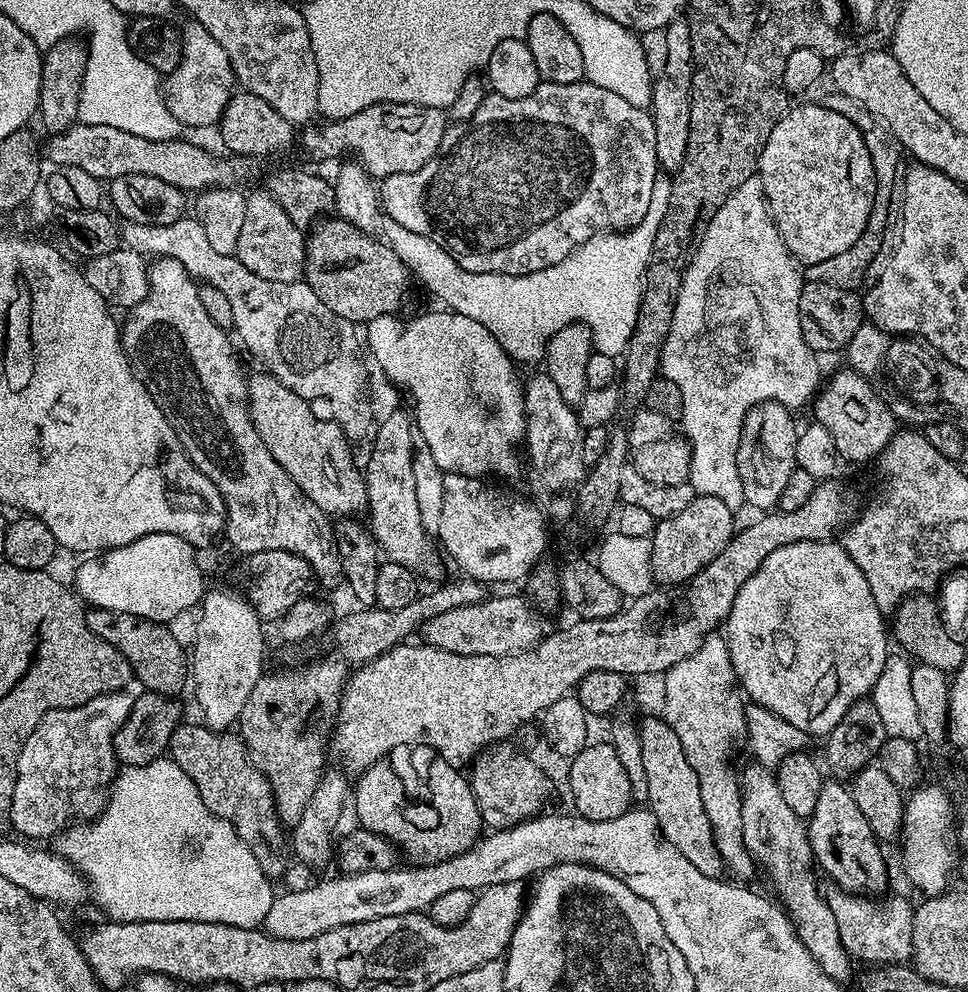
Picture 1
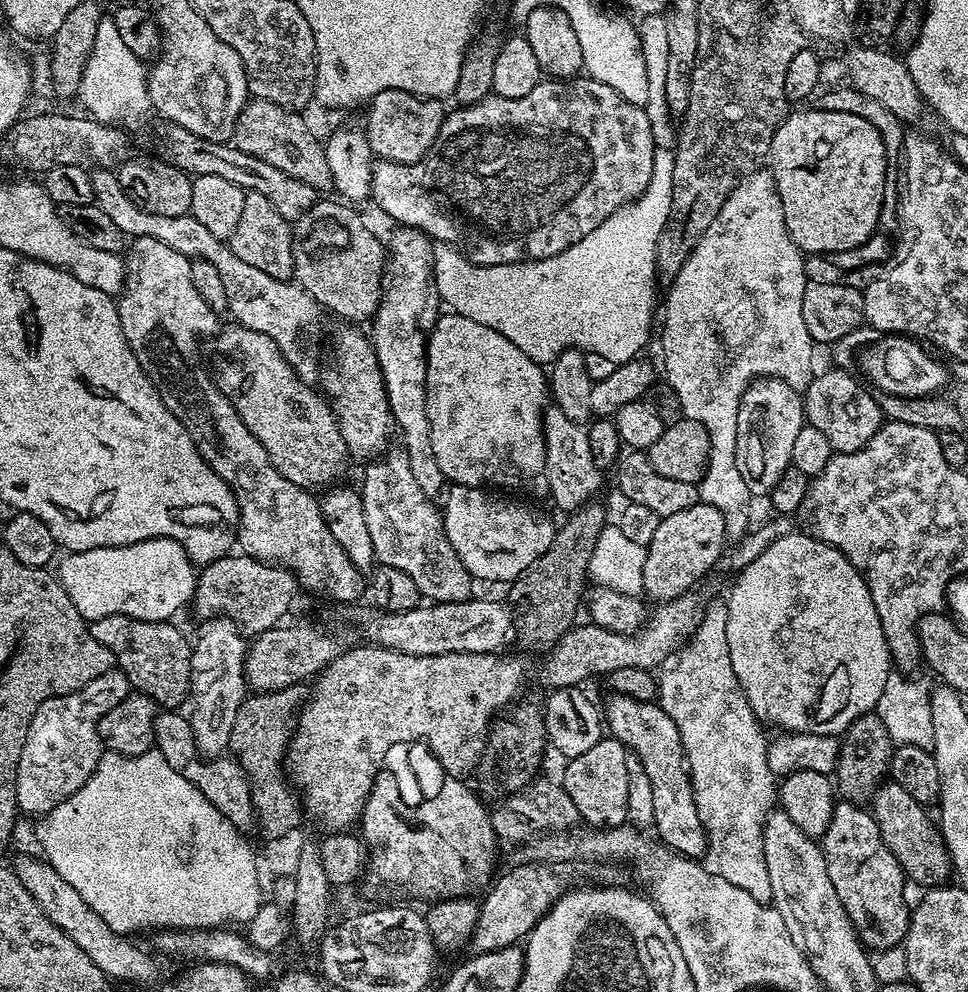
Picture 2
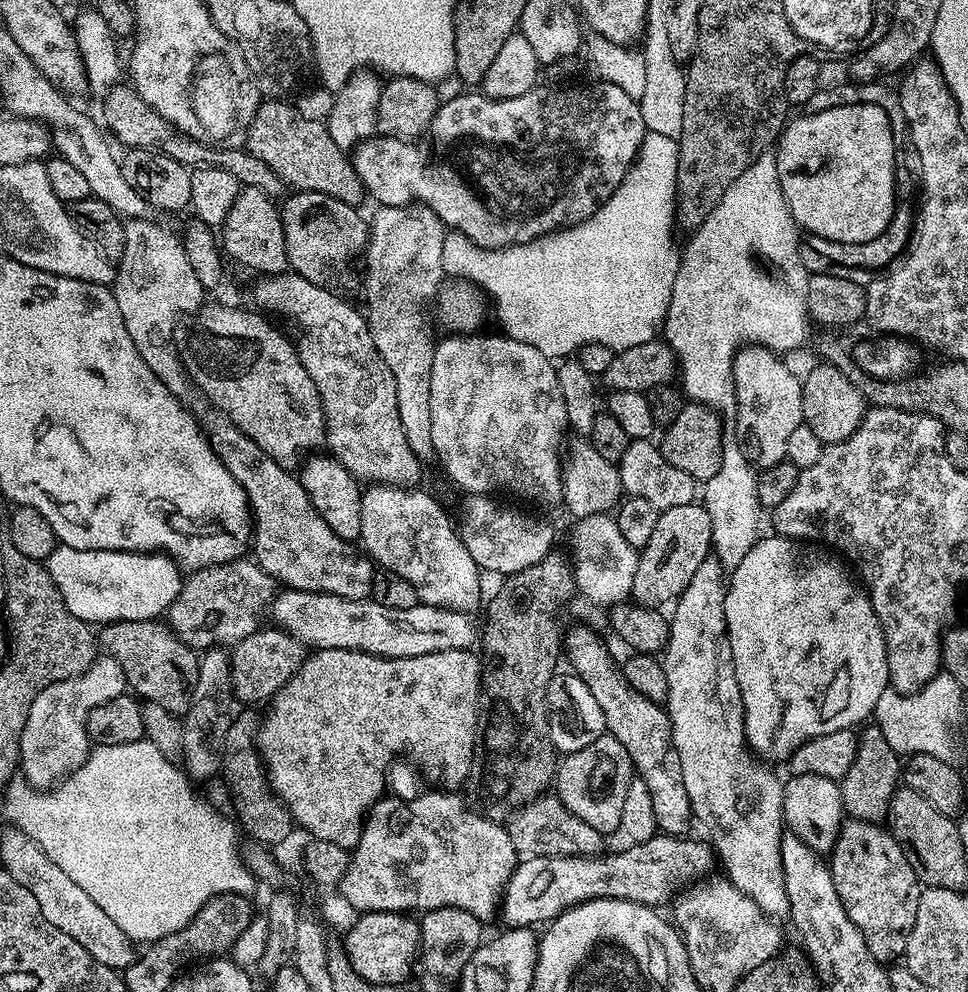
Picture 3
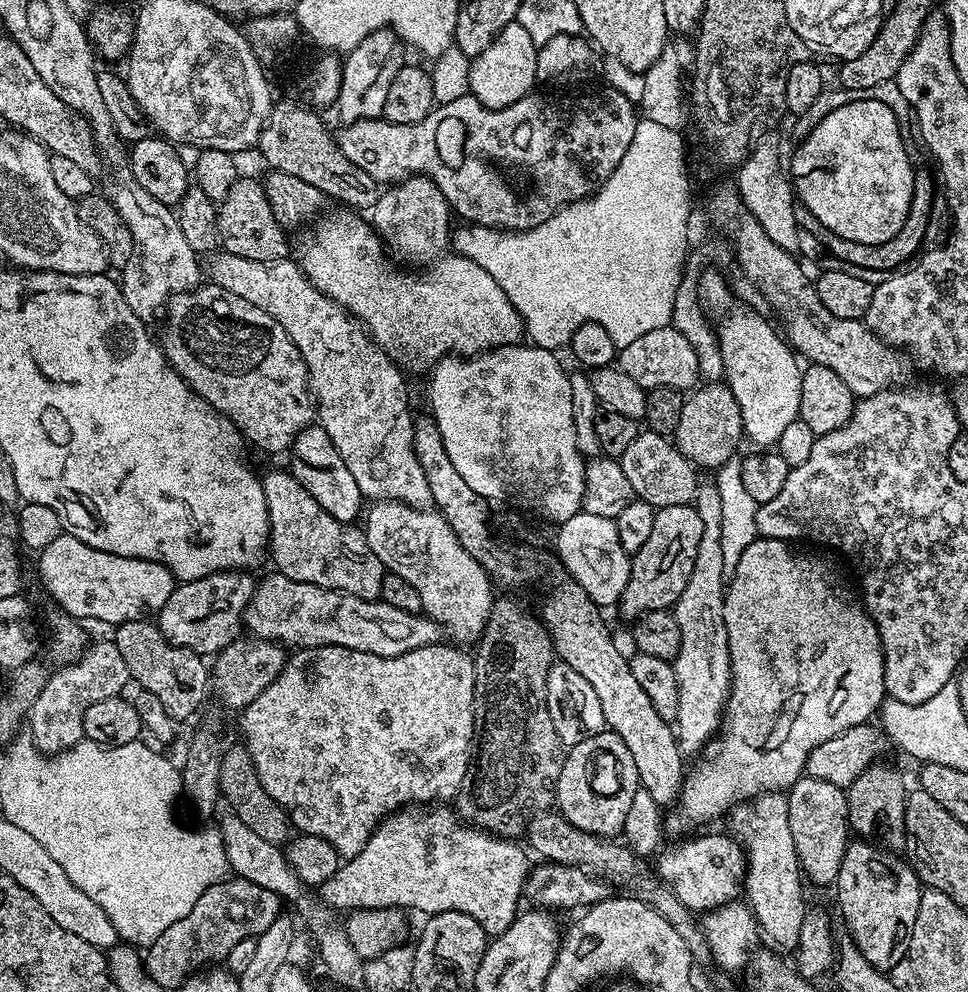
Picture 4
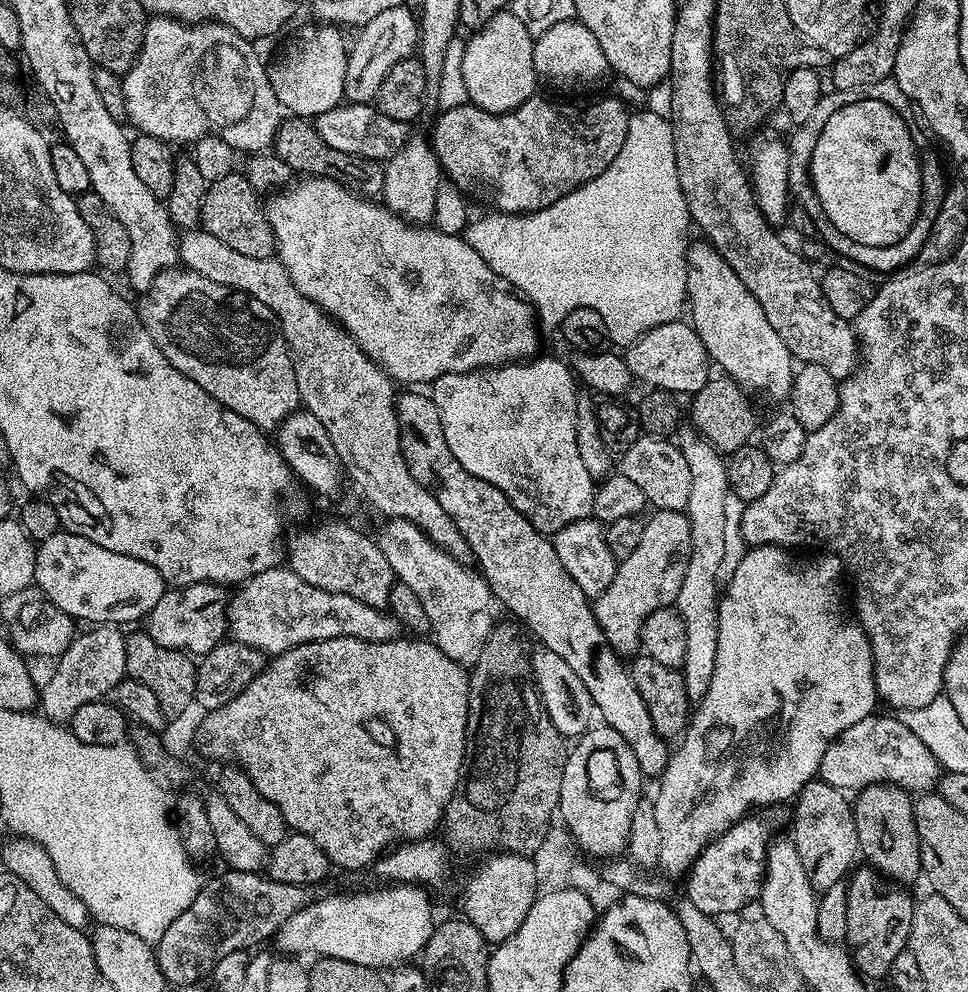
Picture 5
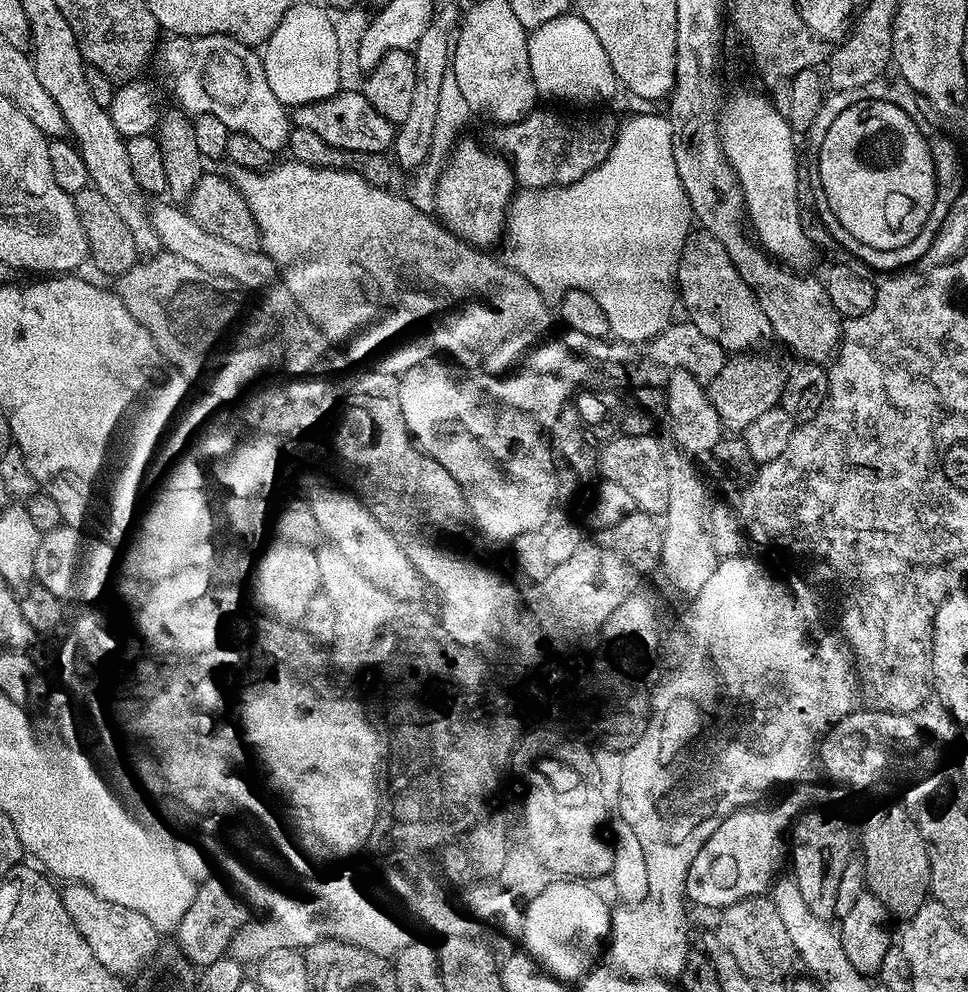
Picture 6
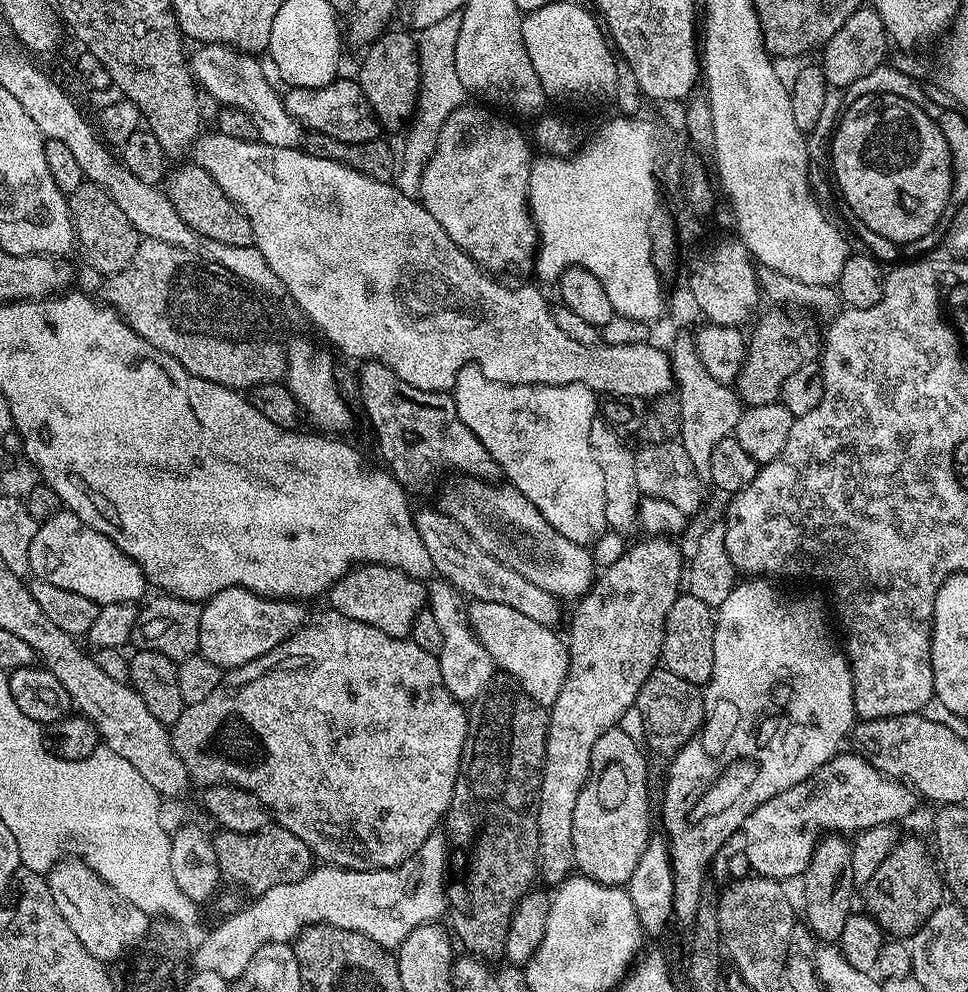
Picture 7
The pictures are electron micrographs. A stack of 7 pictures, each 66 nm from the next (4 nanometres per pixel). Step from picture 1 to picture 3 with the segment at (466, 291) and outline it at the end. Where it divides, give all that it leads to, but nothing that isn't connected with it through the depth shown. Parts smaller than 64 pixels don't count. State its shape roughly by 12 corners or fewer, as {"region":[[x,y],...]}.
{"region":[[645,133],[587,220],[511,248],[445,277],[553,362],[664,327],[678,148]]}

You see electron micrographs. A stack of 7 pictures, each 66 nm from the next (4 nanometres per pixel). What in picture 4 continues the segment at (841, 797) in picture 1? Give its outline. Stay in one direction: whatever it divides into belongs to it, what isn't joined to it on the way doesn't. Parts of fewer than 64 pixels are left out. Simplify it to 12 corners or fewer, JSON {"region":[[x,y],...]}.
{"region":[[863,838],[834,883],[851,943],[880,972],[908,955],[922,885]]}

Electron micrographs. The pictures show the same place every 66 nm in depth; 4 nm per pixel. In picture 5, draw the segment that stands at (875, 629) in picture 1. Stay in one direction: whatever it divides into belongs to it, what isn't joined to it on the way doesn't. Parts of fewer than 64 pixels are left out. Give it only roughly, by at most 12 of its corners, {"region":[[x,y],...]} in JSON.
{"region":[[749,547],[654,797],[665,877],[877,711],[842,561]]}

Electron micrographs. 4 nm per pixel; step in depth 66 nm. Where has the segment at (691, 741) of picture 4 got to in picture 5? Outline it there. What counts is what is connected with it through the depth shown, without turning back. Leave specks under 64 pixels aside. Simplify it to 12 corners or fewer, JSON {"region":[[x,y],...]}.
{"region":[[702,439],[690,471],[691,556],[675,608],[686,626],[689,697],[717,657],[727,465]]}

